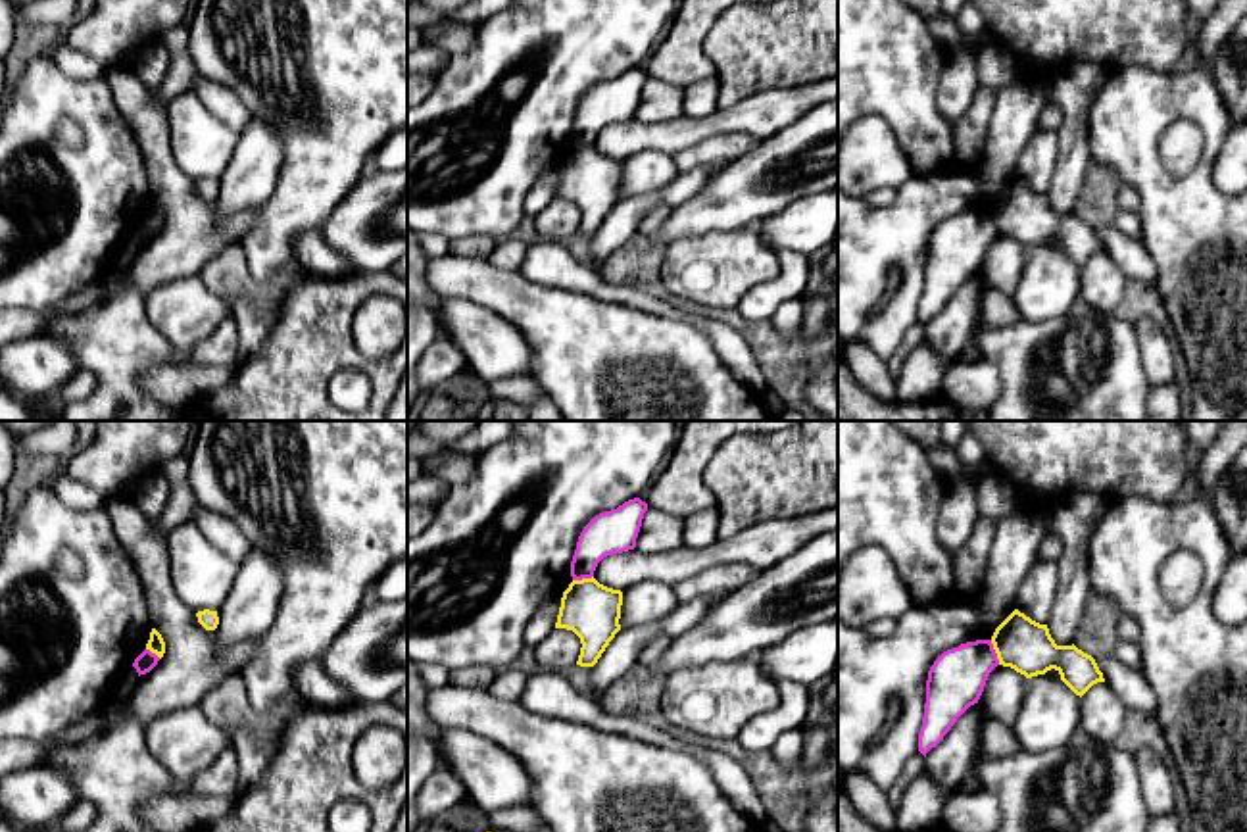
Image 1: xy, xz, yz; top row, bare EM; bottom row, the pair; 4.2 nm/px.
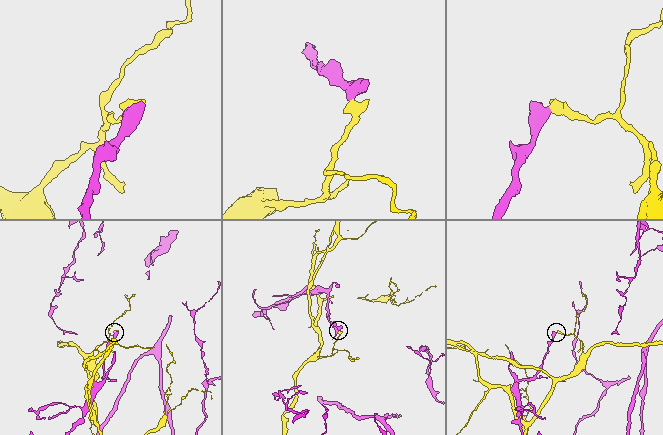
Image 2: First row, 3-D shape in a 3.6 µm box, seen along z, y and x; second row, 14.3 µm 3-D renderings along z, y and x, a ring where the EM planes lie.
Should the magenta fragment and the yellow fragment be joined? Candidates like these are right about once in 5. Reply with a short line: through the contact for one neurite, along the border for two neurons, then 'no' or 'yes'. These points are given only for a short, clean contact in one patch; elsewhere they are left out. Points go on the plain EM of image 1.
yz (990, 210), (1000, 233) | no

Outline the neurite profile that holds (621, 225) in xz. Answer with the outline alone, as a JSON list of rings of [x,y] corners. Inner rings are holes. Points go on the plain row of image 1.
[[[707,169],[682,171],[665,186],[632,198],[623,198],[609,211],[590,242],[590,257],[594,263],[603,263],[615,250],[632,242],[638,236],[640,221],[655,208],[676,206],[688,202],[709,181]]]

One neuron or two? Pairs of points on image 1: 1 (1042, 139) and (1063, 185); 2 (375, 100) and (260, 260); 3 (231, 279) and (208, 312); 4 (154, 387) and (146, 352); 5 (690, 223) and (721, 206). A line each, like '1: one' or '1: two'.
1: two
2: one
3: two
4: two
5: one

